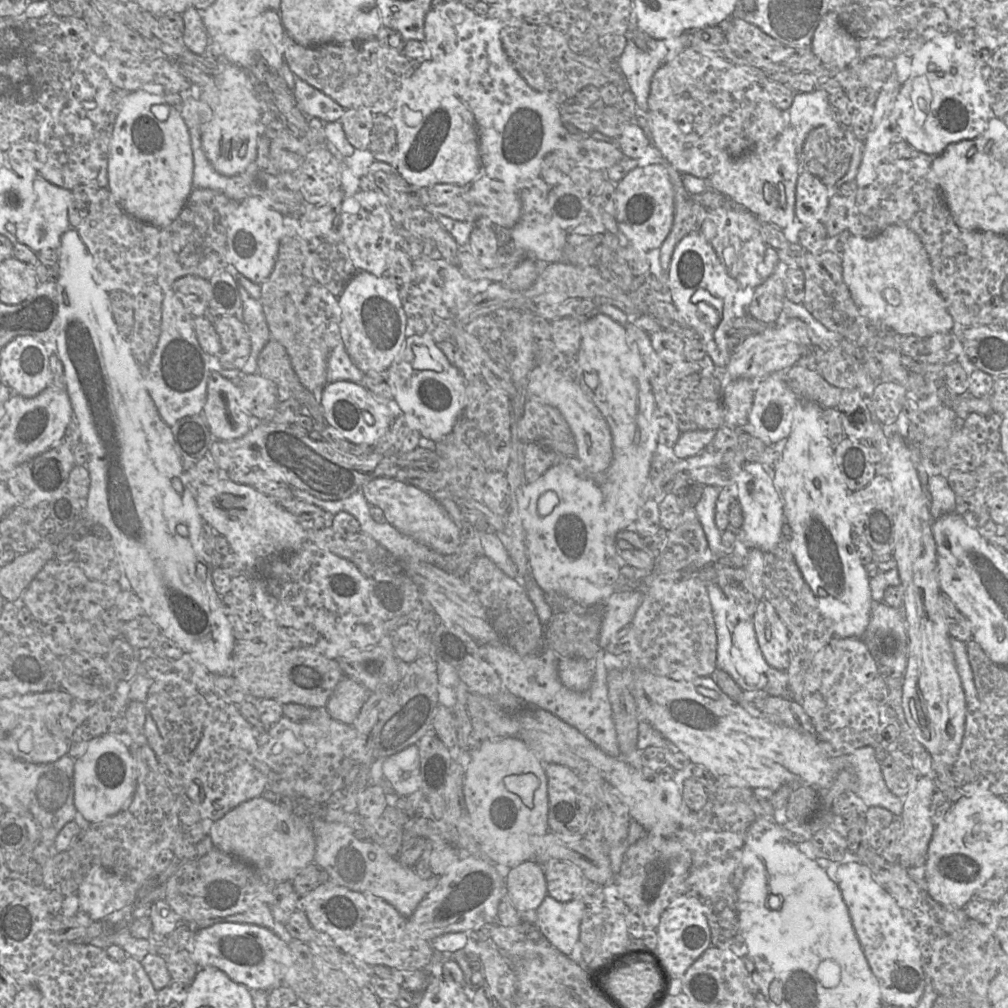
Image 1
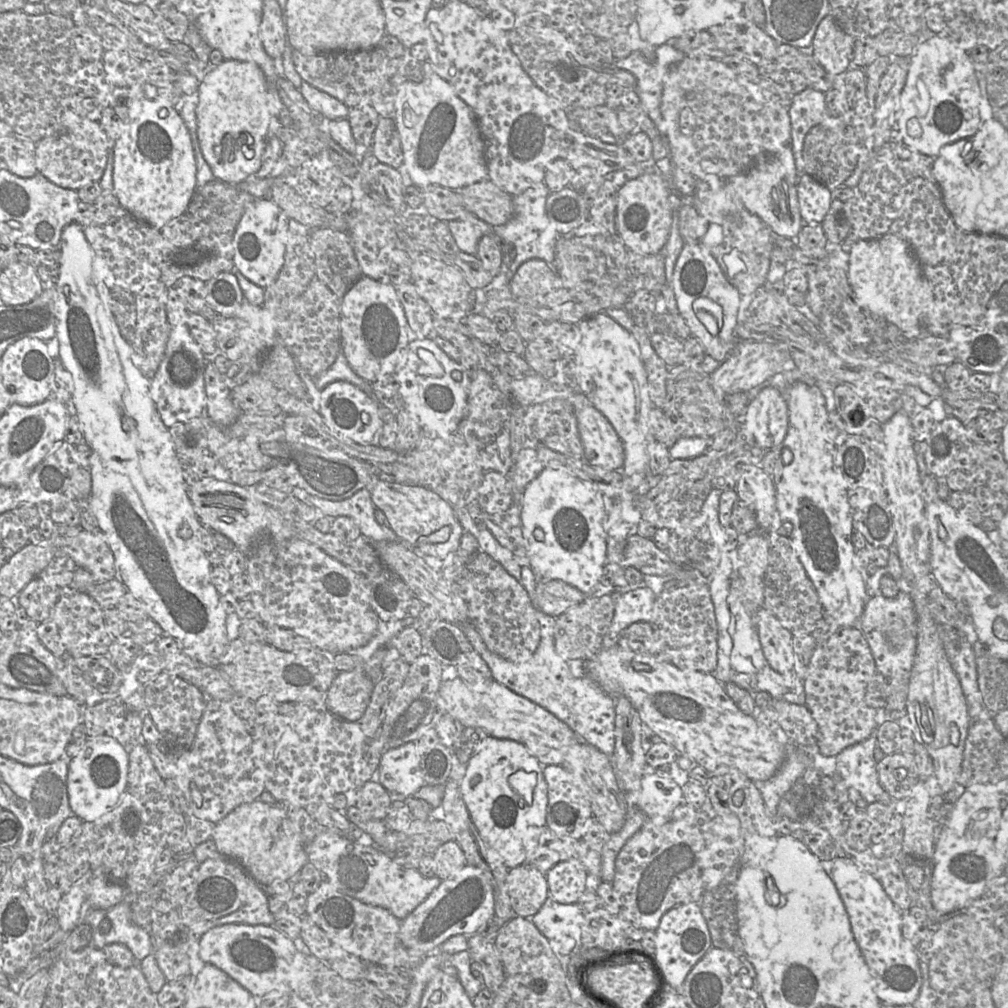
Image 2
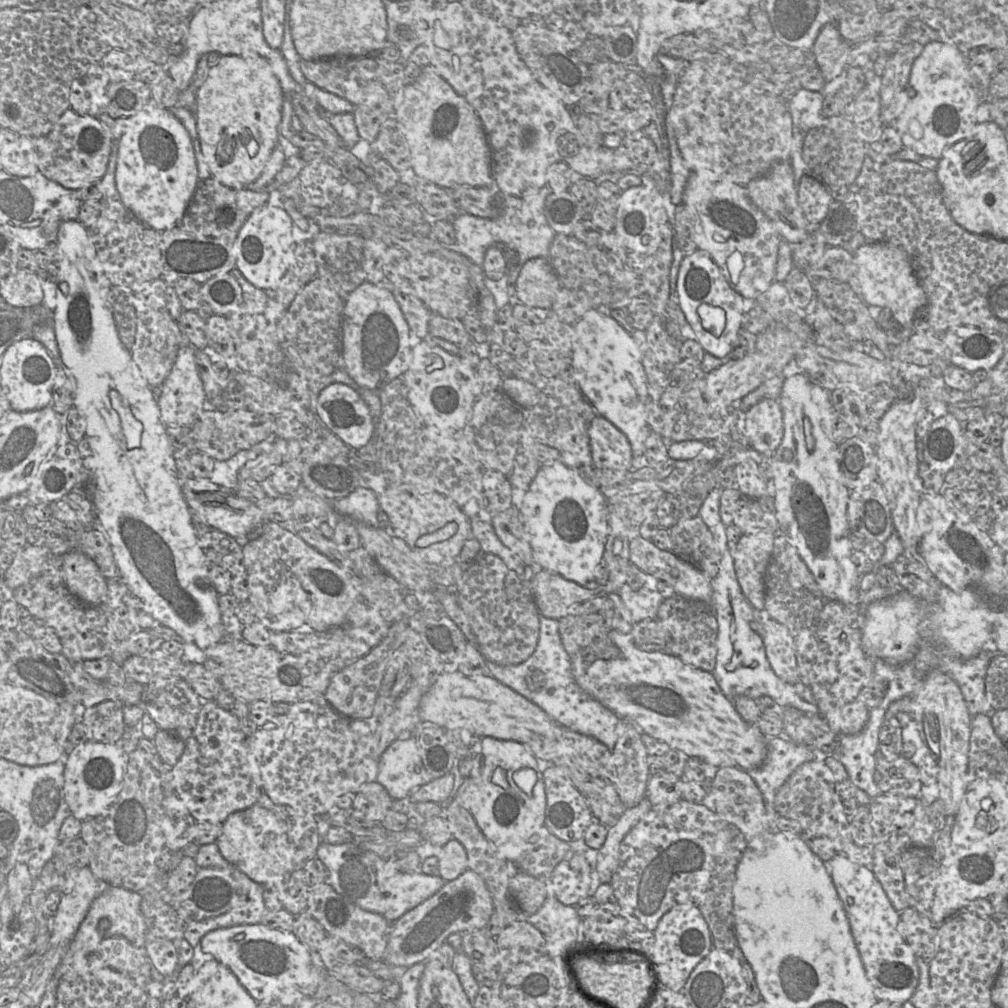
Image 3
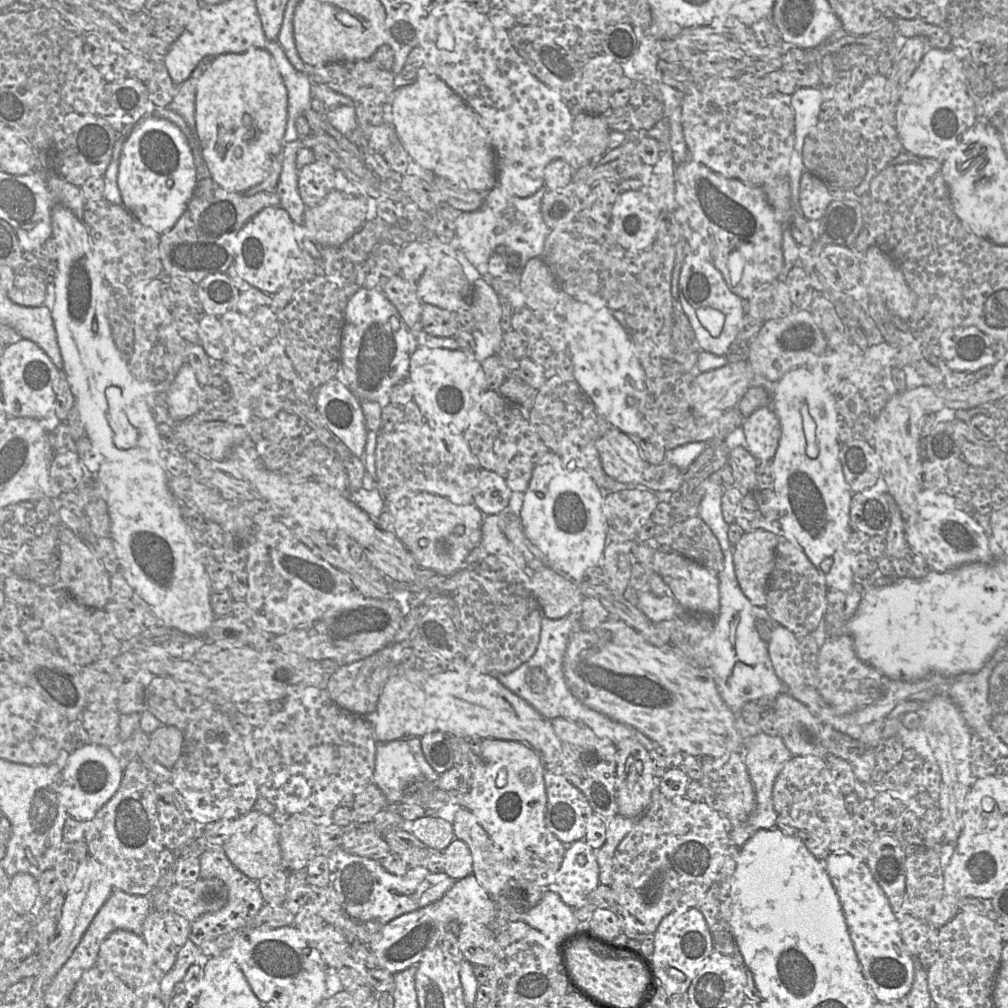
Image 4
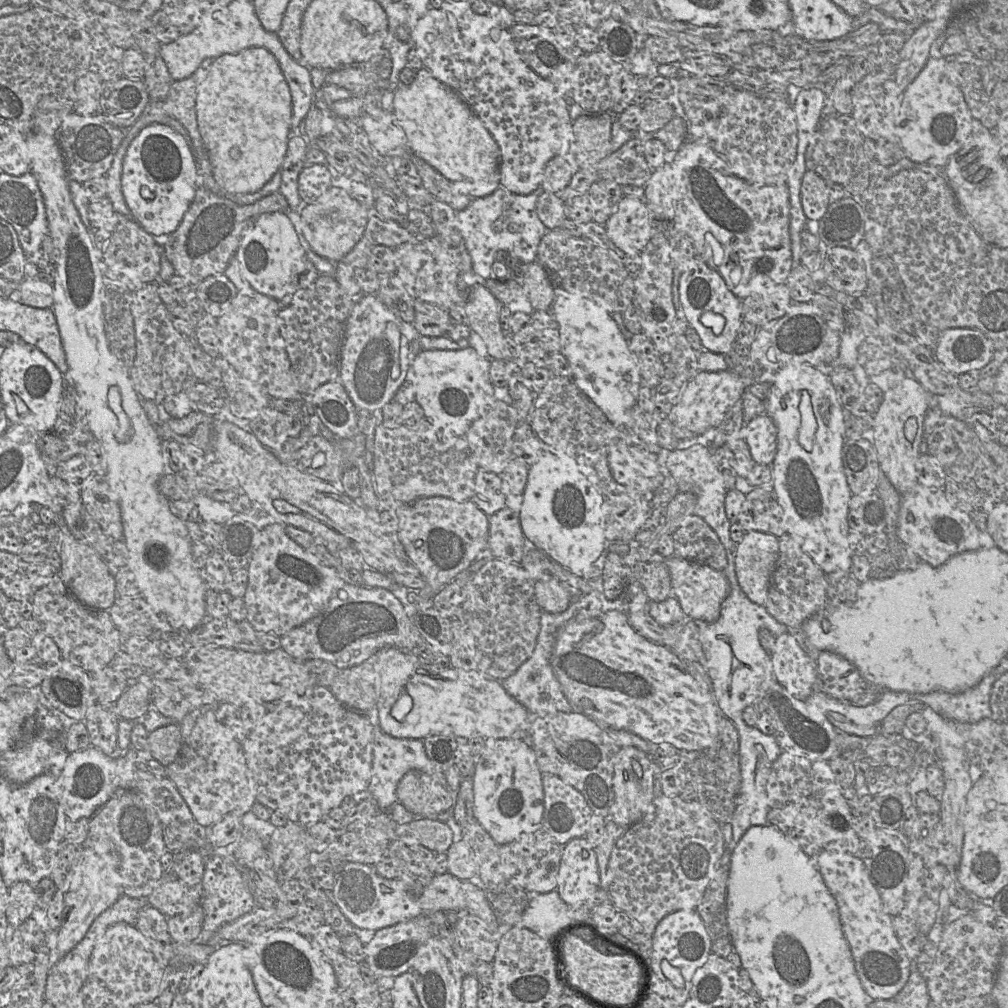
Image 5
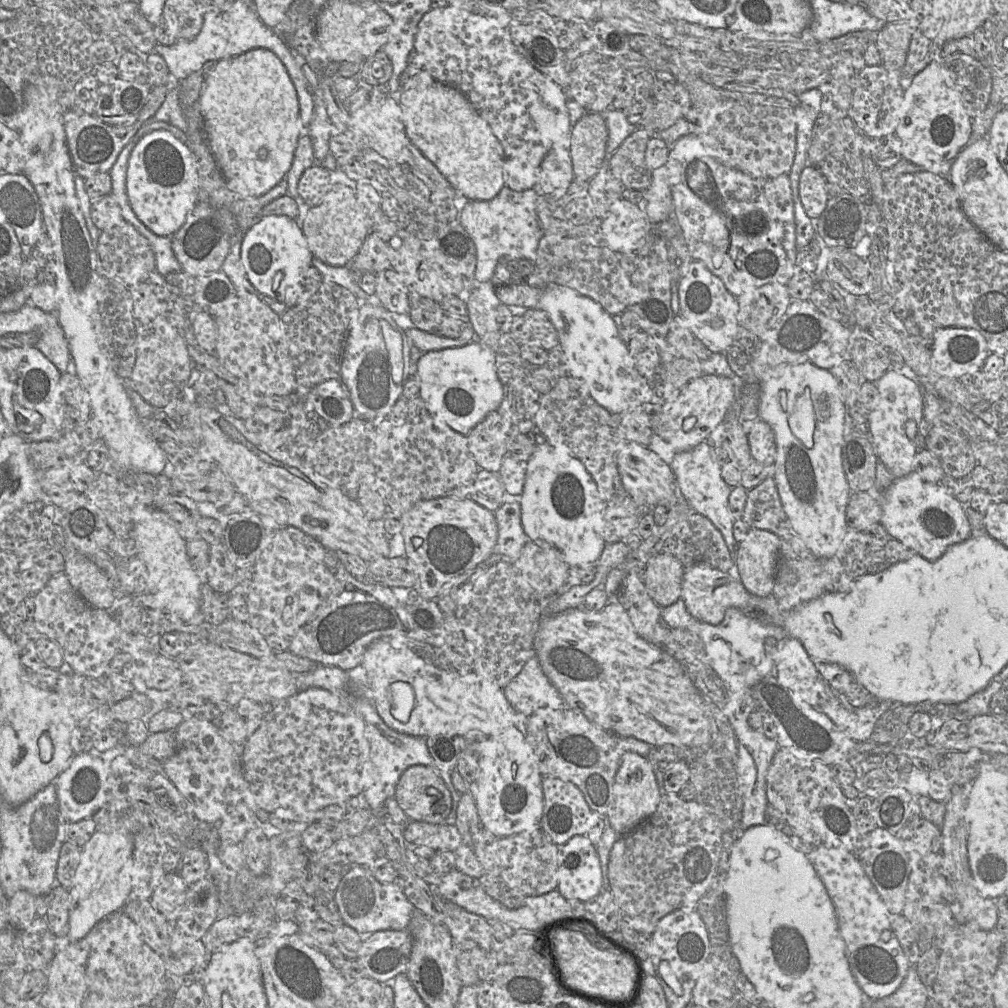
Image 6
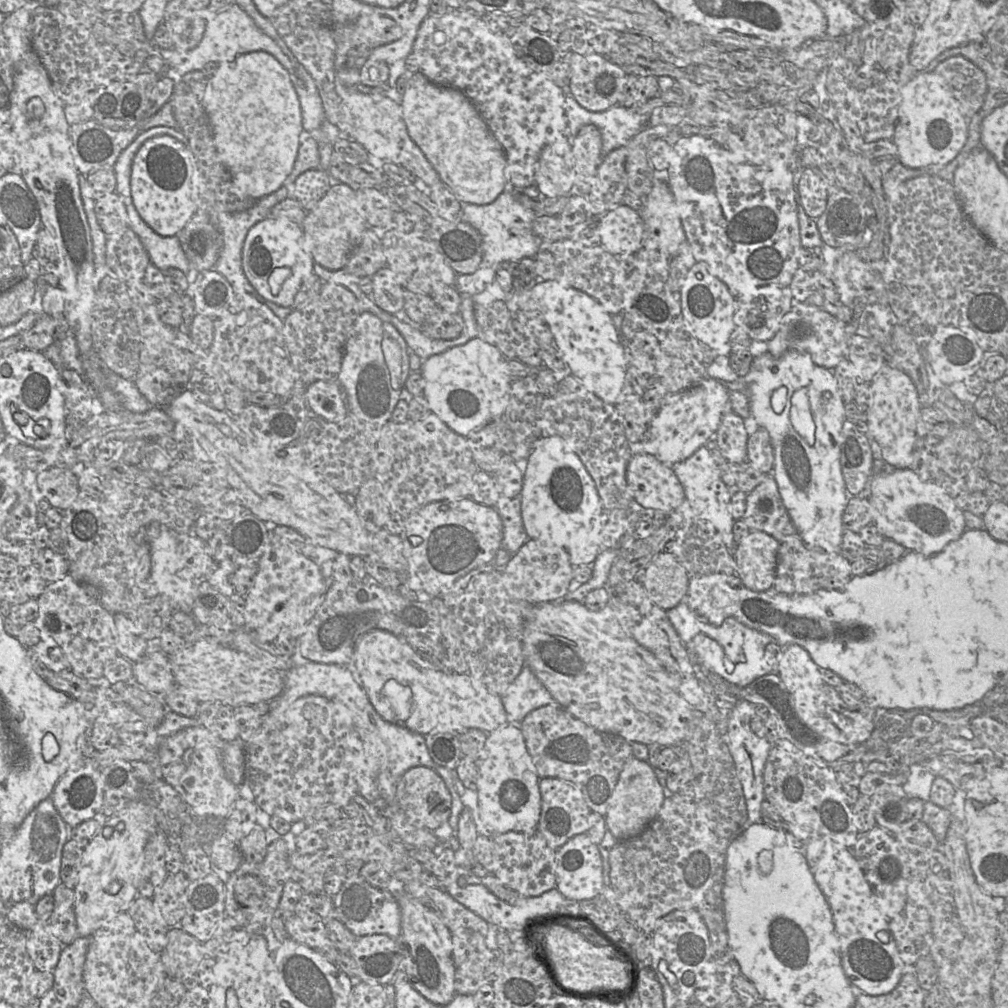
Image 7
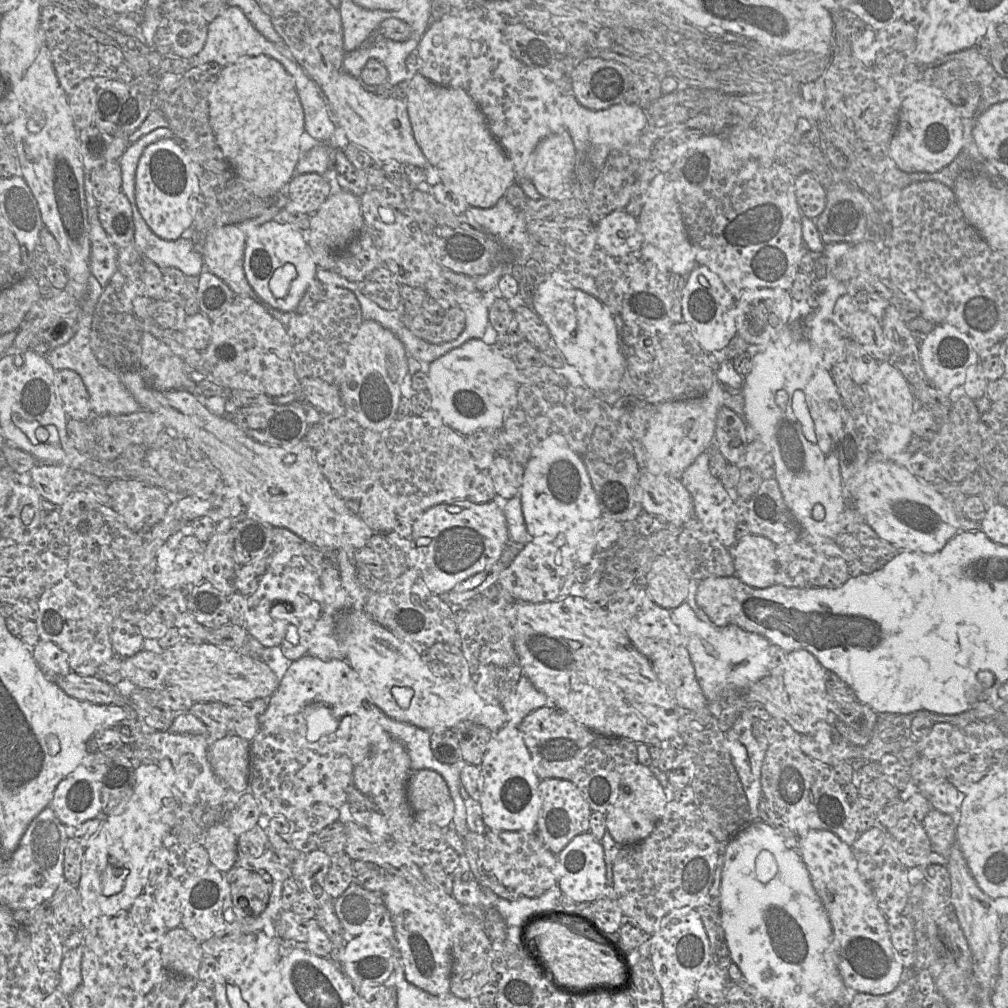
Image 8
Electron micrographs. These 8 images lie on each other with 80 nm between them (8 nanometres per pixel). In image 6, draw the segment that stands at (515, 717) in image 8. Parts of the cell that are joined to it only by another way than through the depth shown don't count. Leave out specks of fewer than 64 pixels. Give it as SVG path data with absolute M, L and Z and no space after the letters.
M535 651L521 672L504 686L503 691L514 710L525 717L539 708L568 707L544 674Z

